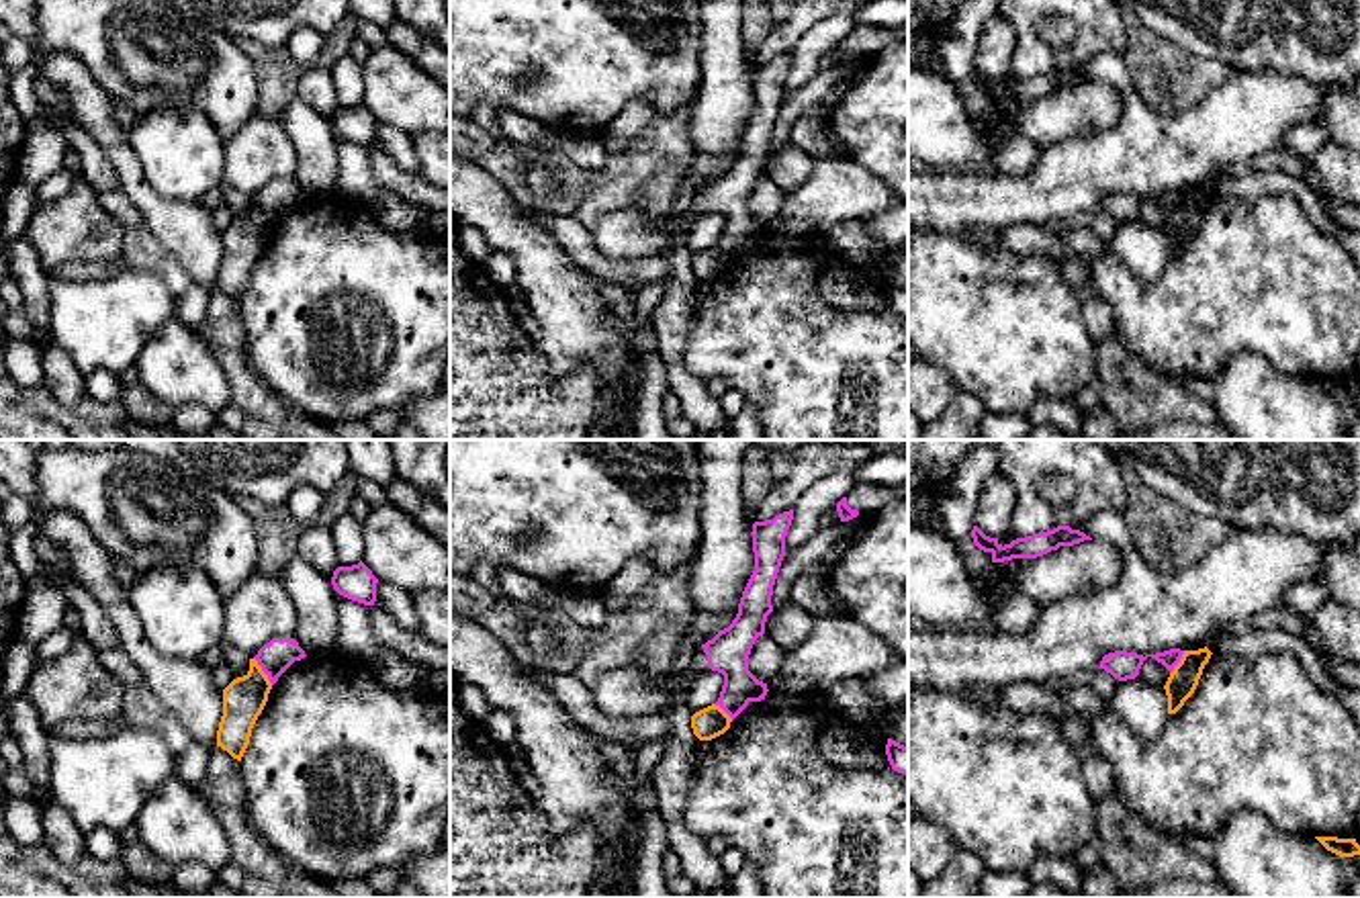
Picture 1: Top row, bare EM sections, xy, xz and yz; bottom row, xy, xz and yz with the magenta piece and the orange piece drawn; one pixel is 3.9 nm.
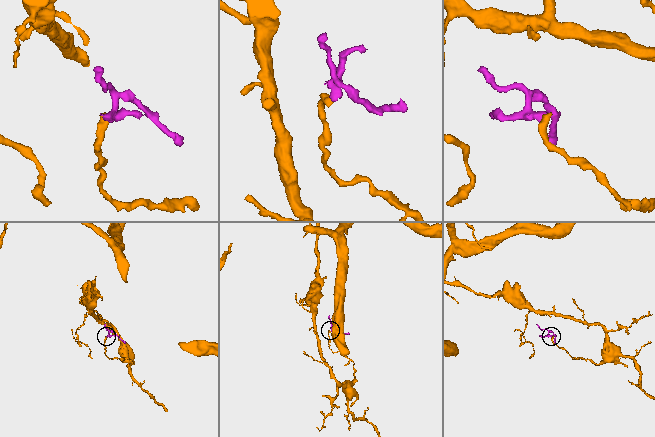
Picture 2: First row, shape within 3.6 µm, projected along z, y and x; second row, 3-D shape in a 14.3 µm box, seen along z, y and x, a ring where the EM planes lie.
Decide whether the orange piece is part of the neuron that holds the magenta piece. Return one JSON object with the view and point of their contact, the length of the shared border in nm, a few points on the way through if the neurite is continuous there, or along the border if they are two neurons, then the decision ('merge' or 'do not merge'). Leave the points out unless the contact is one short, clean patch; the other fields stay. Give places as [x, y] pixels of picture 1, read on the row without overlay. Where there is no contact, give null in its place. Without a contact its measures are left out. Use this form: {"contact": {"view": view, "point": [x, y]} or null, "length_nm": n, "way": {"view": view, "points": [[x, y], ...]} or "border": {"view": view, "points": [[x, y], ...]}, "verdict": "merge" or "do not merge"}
{"contact": {"view": "xy", "point": [262, 211]}, "length_nm": 130, "border": {"view": "xy", "points": [[254, 199], [273, 226]]}, "verdict": "do not merge"}

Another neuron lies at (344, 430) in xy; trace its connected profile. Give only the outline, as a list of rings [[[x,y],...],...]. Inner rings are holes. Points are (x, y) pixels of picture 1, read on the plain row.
[[[366,421],[329,423],[339,440],[378,440],[378,434]]]

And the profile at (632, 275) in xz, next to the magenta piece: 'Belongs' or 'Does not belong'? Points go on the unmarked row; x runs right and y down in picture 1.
Belongs

